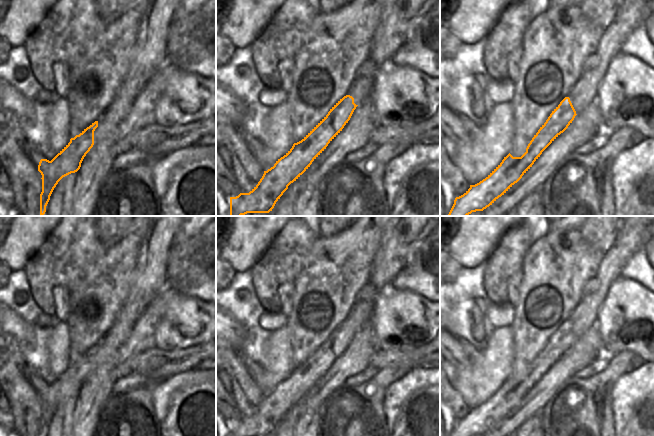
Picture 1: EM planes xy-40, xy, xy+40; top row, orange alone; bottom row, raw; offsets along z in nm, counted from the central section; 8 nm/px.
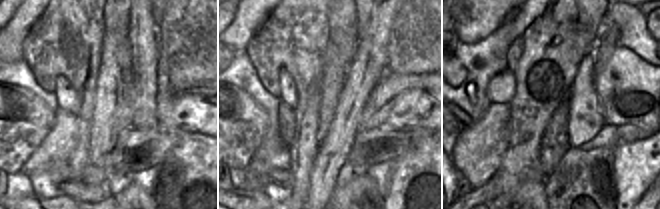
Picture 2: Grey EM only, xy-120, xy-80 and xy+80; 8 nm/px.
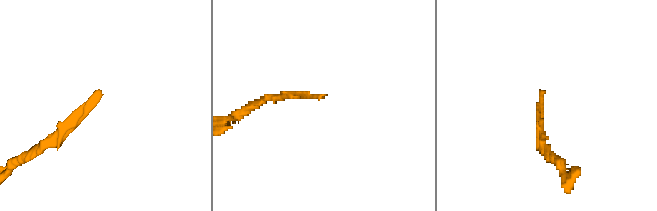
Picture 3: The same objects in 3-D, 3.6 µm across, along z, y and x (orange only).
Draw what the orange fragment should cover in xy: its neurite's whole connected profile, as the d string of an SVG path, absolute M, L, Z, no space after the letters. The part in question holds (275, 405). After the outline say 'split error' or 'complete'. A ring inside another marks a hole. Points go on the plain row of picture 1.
M350 319L340 323L328 336L328 338L299 366L294 367L292 372L273 391L264 395L258 408L249 417L240 417L236 421L230 421L230 436L270 436L276 426L288 410L296 405L312 388L312 386L326 373L328 368L342 355L350 344L358 329Z; complete

